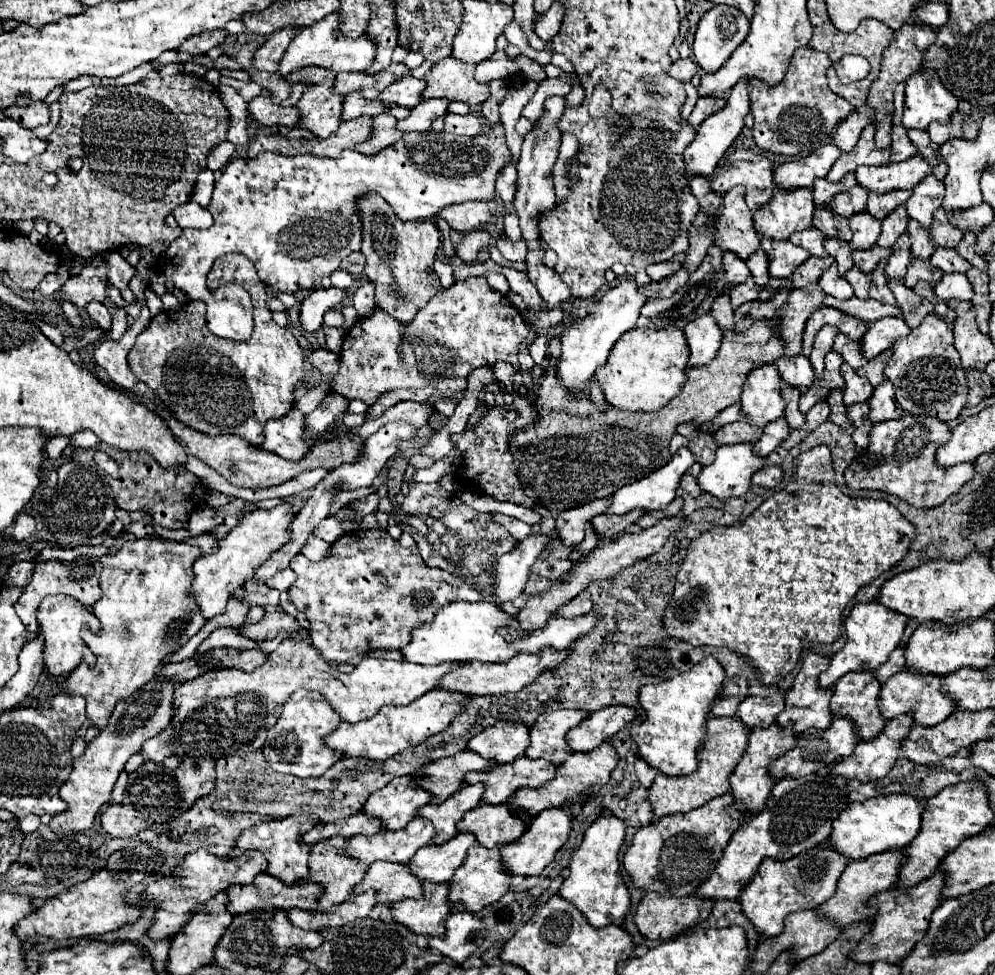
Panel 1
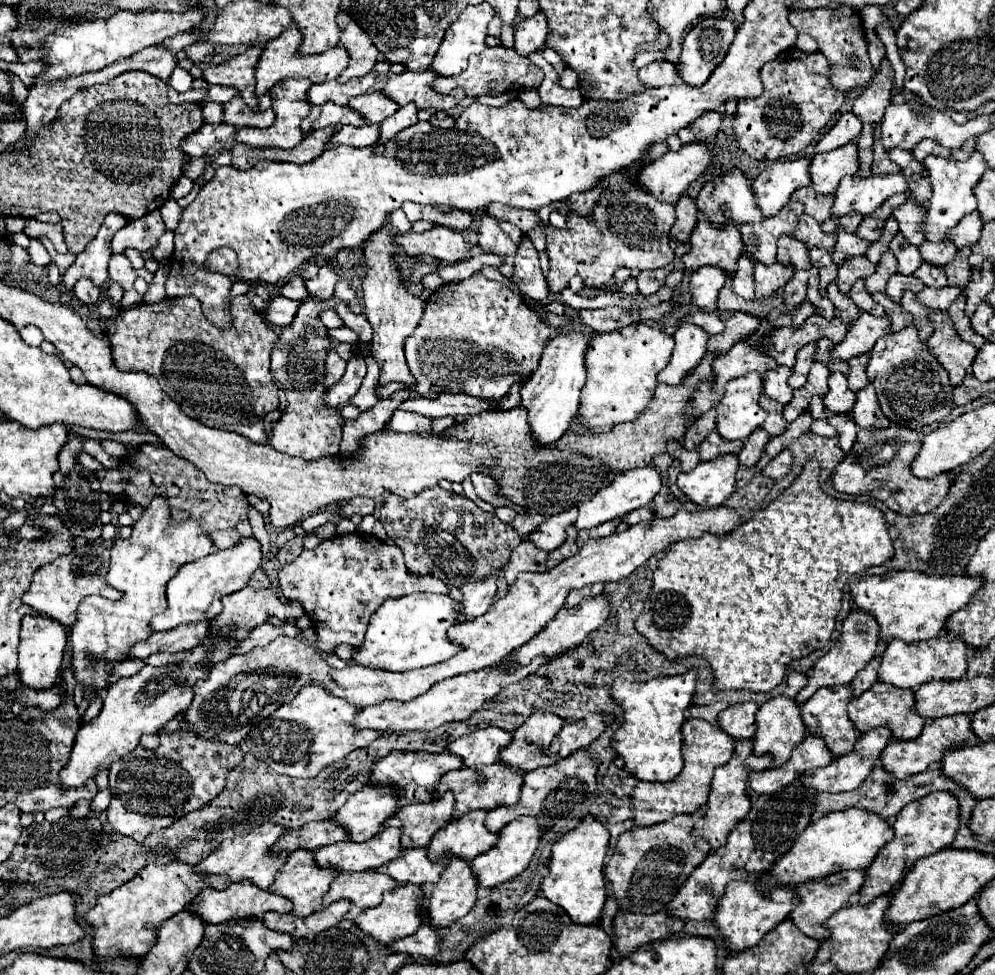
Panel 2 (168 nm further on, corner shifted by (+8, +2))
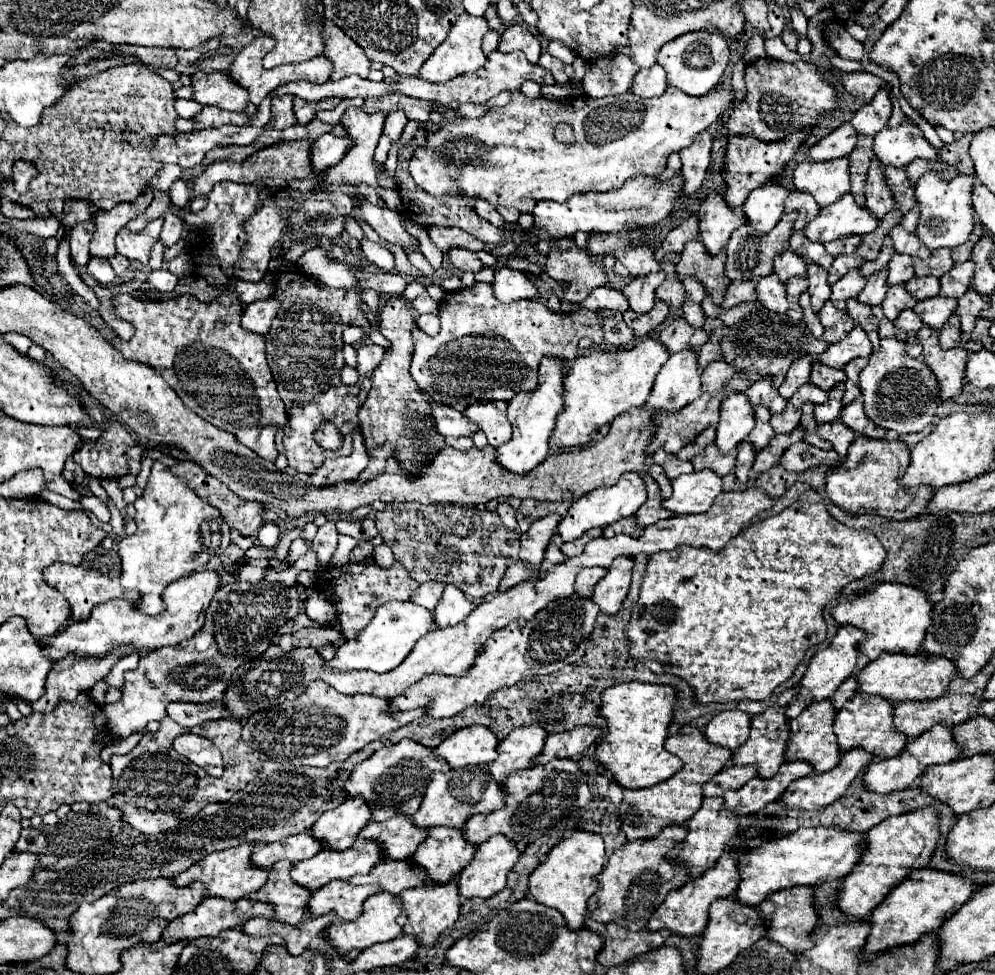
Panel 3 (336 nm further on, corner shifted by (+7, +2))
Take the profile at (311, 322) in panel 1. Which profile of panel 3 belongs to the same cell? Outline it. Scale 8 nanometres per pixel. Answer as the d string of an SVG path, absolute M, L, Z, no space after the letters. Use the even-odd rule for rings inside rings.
M276 299L254 301L248 307L244 307L244 311L242 311L242 327L246 331L266 335L276 313L278 313L278 301Z

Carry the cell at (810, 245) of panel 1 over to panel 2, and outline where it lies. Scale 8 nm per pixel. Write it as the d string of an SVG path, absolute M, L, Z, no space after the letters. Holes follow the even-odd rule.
M783 235L779 237L779 251L777 251L777 261L781 263L793 263L795 269L809 269L811 261L809 261L809 249L799 243L795 237L791 235Z

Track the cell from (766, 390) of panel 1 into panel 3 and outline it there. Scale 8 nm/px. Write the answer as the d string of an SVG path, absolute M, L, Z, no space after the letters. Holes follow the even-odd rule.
M744 393L728 395L720 405L720 423L716 429L716 447L720 453L736 449L754 429L754 413Z

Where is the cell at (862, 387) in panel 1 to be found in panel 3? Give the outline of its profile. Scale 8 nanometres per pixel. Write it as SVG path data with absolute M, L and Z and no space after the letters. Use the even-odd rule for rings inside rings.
M844 383L836 385L830 393L828 393L828 403L824 405L816 405L814 415L818 423L830 423L836 421L840 411L842 411L842 395L844 395Z

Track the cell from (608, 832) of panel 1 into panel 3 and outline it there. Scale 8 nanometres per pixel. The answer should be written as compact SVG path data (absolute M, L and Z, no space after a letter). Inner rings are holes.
M574 829L556 847L552 847L546 861L540 863L530 873L528 897L538 901L540 905L558 909L564 915L568 927L572 931L576 931L584 923L586 903L588 903L590 895L596 891L596 887L598 887L596 877L604 869L606 863L608 863L608 859L606 859L606 853L604 853L602 837L596 835L596 833L586 833L586 831Z

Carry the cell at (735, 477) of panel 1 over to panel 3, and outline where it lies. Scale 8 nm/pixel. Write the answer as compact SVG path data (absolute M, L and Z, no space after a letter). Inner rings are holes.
M704 469L690 475L680 475L672 483L672 495L662 501L662 507L674 515L706 513L716 495L722 493L722 479Z

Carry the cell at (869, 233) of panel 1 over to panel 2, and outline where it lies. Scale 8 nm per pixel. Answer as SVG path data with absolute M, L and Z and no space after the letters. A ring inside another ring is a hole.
M841 229L837 233L837 245L835 245L835 251L833 251L833 261L843 263L849 257L865 255L867 247L869 247L869 243L865 239L859 239L857 233L847 233L845 229Z

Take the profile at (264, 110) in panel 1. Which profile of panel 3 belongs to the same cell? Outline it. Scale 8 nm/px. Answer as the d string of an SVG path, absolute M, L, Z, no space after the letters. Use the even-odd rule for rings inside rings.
M204 107L196 117L194 117L194 127L192 131L200 131L200 129L214 129L220 125L244 125L248 123L250 117L244 113L230 113L230 111L222 111L218 107Z

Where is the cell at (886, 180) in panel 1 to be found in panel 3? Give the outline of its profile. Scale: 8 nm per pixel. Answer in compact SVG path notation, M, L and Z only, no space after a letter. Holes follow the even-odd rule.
M846 193L834 205L828 205L818 213L814 221L804 227L804 237L816 243L836 241L846 235L868 235L878 227L878 221L866 207L858 207L854 197Z

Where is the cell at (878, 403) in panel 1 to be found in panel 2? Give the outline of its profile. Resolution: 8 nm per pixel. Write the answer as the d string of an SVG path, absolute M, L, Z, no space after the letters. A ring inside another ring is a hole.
M871 383L861 391L857 391L857 401L851 409L851 417L863 429L881 429L881 427L889 427L891 423L887 421L887 417L883 417L875 397L875 387Z

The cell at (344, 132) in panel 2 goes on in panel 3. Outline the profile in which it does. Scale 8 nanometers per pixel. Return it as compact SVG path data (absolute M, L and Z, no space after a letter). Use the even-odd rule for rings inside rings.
M332 133L320 135L318 139L312 141L312 149L310 149L310 165L314 171L324 171L332 165L336 165L348 151L350 147L350 139L348 137L336 137Z

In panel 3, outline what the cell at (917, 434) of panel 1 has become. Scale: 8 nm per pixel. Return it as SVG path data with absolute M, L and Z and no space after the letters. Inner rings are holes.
M858 437L858 441L850 445L846 461L828 471L824 491L834 505L838 505L850 515L864 515L870 509L886 519L914 519L926 507L934 489L932 487L908 489L898 483L898 477L902 477L908 469L908 459L910 451L902 441Z

